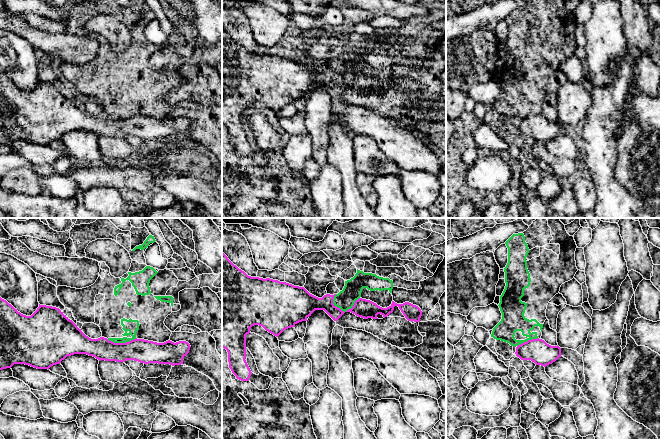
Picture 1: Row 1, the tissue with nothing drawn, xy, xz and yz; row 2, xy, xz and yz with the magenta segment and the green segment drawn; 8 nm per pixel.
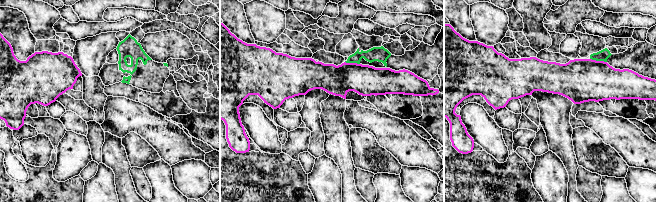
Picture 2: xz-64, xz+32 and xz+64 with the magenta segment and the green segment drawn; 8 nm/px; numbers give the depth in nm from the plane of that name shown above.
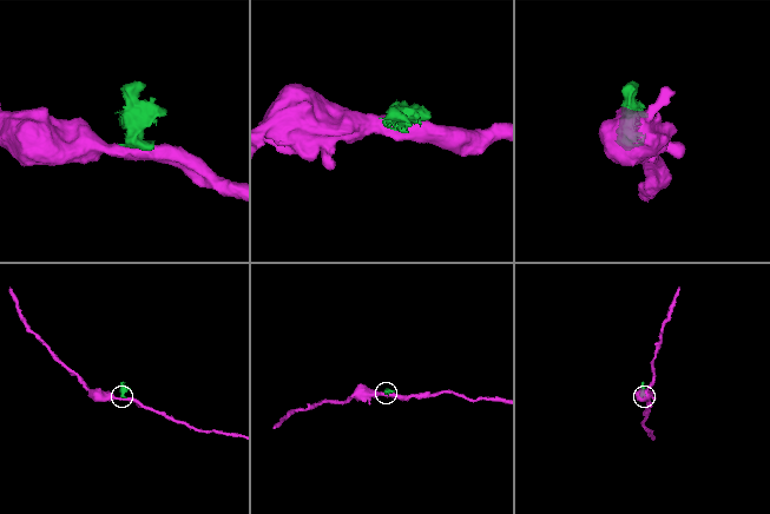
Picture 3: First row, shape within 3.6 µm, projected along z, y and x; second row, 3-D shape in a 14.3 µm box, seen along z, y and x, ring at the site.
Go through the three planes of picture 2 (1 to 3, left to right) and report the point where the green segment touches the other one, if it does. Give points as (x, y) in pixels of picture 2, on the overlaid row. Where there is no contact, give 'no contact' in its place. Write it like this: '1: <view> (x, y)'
1: no contact
2: xz+32 (352, 63)
3: xz+64 (598, 61)

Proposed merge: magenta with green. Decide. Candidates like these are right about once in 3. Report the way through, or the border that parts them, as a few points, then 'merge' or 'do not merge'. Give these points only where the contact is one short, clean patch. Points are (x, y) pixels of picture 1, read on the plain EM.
border xz (359, 73), (345, 87), (342, 87), (332, 79); do not merge

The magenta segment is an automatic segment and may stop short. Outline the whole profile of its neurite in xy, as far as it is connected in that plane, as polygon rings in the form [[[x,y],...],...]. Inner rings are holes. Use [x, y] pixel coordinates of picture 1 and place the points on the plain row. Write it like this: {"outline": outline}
{"outline": [[[0,73],[0,146],[11,144],[14,140],[49,146],[51,142],[60,140],[67,132],[74,130],[87,130],[99,137],[134,136],[144,140],[175,142],[183,140],[183,134],[189,129],[190,123],[186,117],[157,119],[136,114],[126,119],[114,119],[104,113],[91,115],[59,84],[39,80],[31,92],[26,92]]]}

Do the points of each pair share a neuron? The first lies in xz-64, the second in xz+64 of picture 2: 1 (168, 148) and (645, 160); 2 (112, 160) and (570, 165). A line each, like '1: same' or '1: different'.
1: same
2: same

